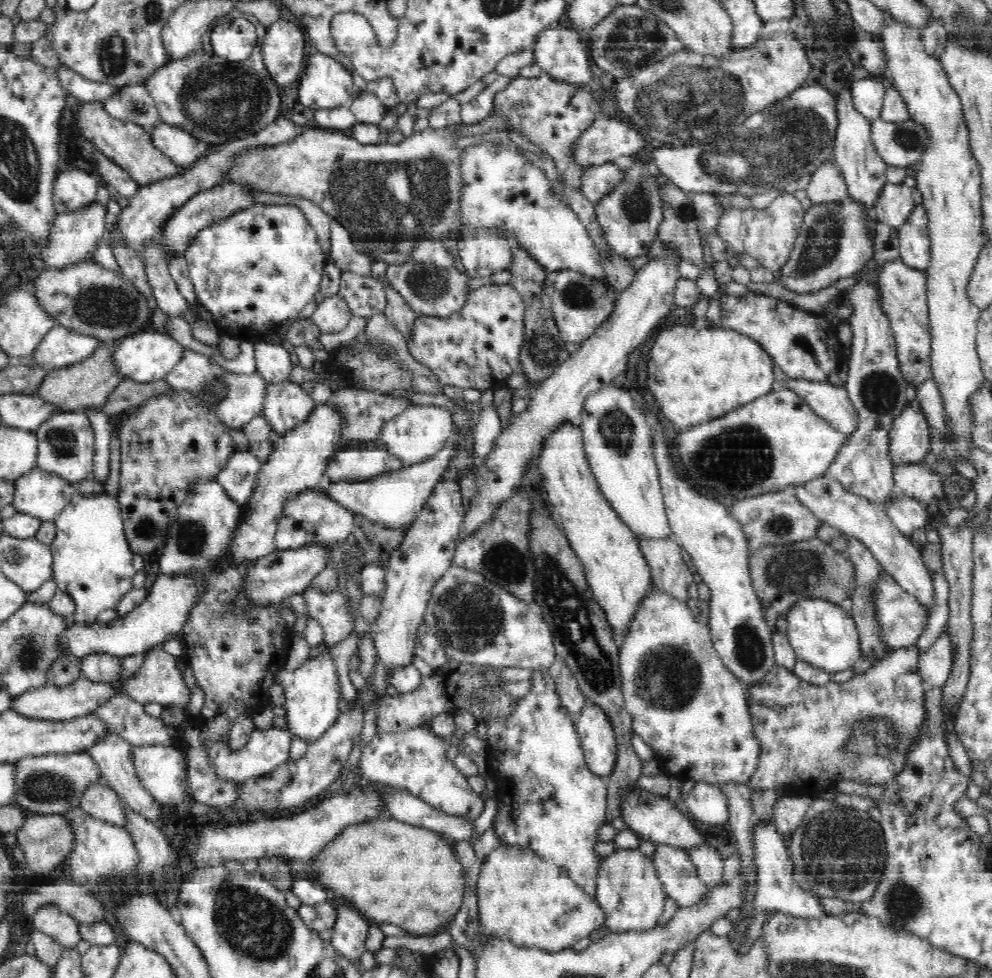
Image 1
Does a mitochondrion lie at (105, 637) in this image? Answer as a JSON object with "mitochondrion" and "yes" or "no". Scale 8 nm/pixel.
{"mitochondrion":"no"}

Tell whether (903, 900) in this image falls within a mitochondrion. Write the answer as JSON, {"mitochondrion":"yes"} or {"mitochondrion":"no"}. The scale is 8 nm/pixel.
{"mitochondrion":"yes"}

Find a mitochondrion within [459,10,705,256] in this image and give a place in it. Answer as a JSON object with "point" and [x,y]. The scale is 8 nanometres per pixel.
{"point":[632,37]}

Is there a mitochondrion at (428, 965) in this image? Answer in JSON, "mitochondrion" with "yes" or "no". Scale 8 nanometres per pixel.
{"mitochondrion":"no"}

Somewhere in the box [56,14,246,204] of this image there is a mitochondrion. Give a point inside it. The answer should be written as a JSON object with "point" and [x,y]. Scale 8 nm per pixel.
{"point":[112,52]}

